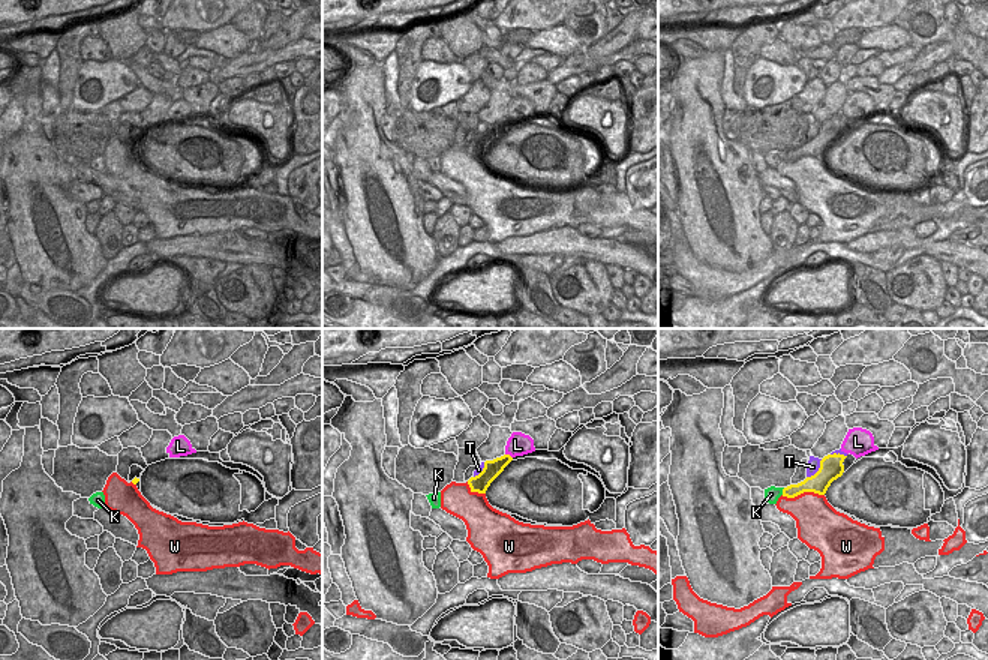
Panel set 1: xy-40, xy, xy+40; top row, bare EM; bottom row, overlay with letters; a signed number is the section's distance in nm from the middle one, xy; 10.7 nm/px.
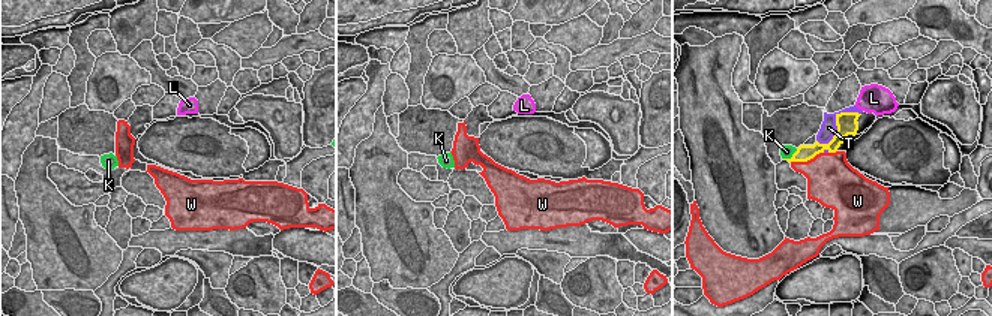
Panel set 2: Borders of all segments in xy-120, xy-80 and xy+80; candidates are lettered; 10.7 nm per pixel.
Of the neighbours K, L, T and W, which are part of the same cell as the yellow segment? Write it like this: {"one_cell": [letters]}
{"one_cell": []}

